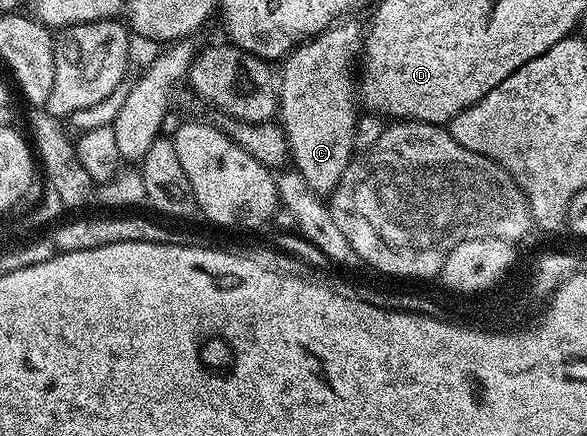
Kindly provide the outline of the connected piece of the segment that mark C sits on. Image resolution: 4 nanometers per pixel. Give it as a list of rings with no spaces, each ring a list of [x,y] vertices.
[[[353,19],[338,20],[317,36],[301,42],[280,66],[279,121],[285,130],[285,138],[289,140],[291,161],[297,164],[294,165],[296,172],[301,173],[309,186],[322,195],[332,194],[355,156],[353,140],[359,118],[359,58],[363,53],[363,25],[349,20]]]

